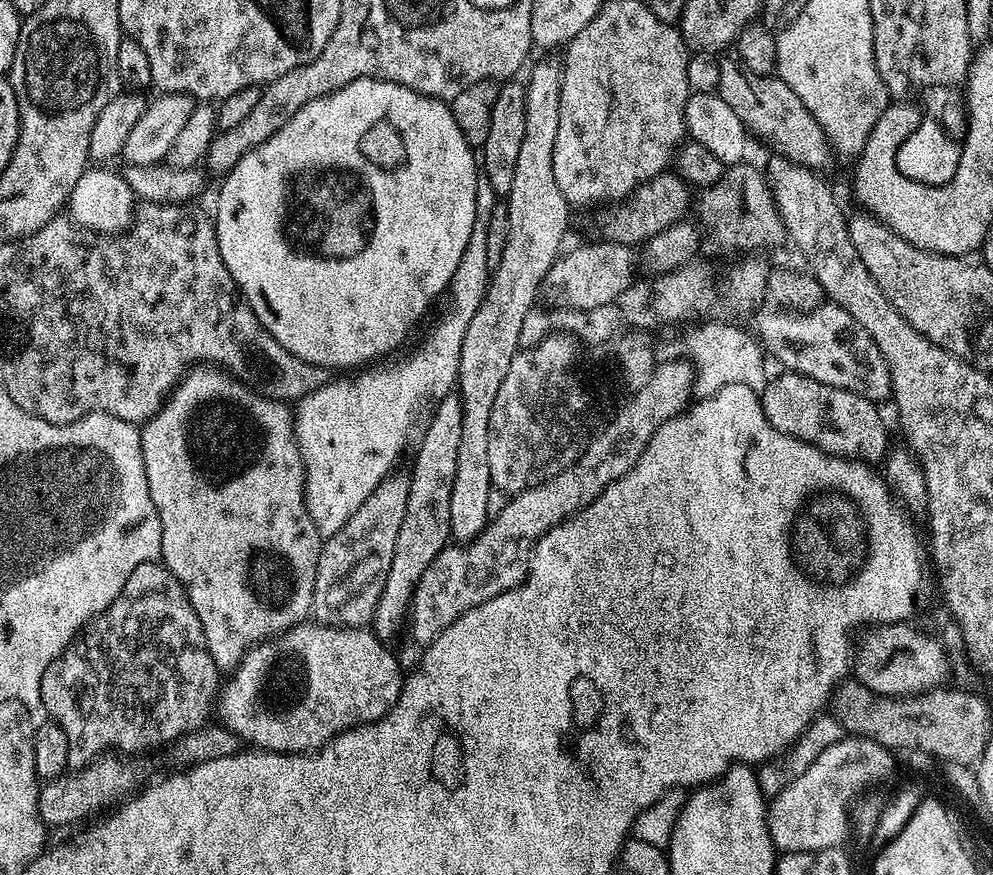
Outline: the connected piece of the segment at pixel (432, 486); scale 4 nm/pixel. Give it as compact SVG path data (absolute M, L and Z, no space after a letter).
M449 394L442 399L435 401L432 412L432 417L428 420L428 425L424 428L424 437L420 440L420 445L416 448L416 457L412 460L412 472L408 476L410 482L410 494L406 498L406 518L402 518L402 530L398 530L398 542L394 545L394 562L390 562L390 574L386 574L386 586L382 586L382 598L378 598L378 606L372 615L371 627L374 629L377 636L381 640L391 641L391 636L396 636L406 628L406 621L408 619L408 609L412 607L412 595L418 586L418 578L422 578L422 574L426 574L426 566L430 566L430 562L434 562L434 558L444 548L449 547L450 537L452 531L450 530L450 490L454 490L454 473L458 470L458 446L462 439L462 402L459 395Z

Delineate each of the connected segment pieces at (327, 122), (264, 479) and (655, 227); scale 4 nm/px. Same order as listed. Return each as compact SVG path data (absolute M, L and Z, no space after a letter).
M355 80L345 88L334 90L330 94L312 100L282 130L278 130L266 142L251 148L244 157L233 166L232 171L223 177L220 193L216 196L214 223L218 250L226 270L230 270L232 281L247 300L258 322L290 354L302 358L311 364L317 364L329 370L344 368L347 364L364 366L367 360L376 360L387 352L392 352L412 332L412 327L420 320L420 315L439 298L449 291L454 270L462 262L462 250L470 242L470 230L474 226L474 190L478 156L462 138L458 122L454 122L451 107L443 100L418 94L406 86L398 86L385 80Z
M197 366L184 373L184 379L172 389L162 407L140 428L140 445L146 466L146 482L150 486L150 498L162 522L160 560L165 568L174 573L178 582L184 584L186 594L190 598L190 606L194 606L202 622L206 646L214 658L217 669L235 670L240 667L240 659L253 644L270 640L279 632L293 628L296 624L305 623L312 616L314 578L318 570L322 538L318 534L318 526L314 526L314 518L310 518L304 501L304 463L296 441L293 409L283 400L272 400L256 389L249 388L226 370L216 366Z
M665 170L659 176L648 181L647 184L639 184L632 195L626 199L619 201L611 210L600 210L596 216L596 224L600 227L599 235L606 240L613 240L615 244L626 244L629 246L643 246L647 244L650 238L654 238L654 234L662 234L662 230L666 230L670 226L681 223L685 219L684 216L690 212L690 196L688 200L688 192L690 186L686 181L676 175L675 171Z

